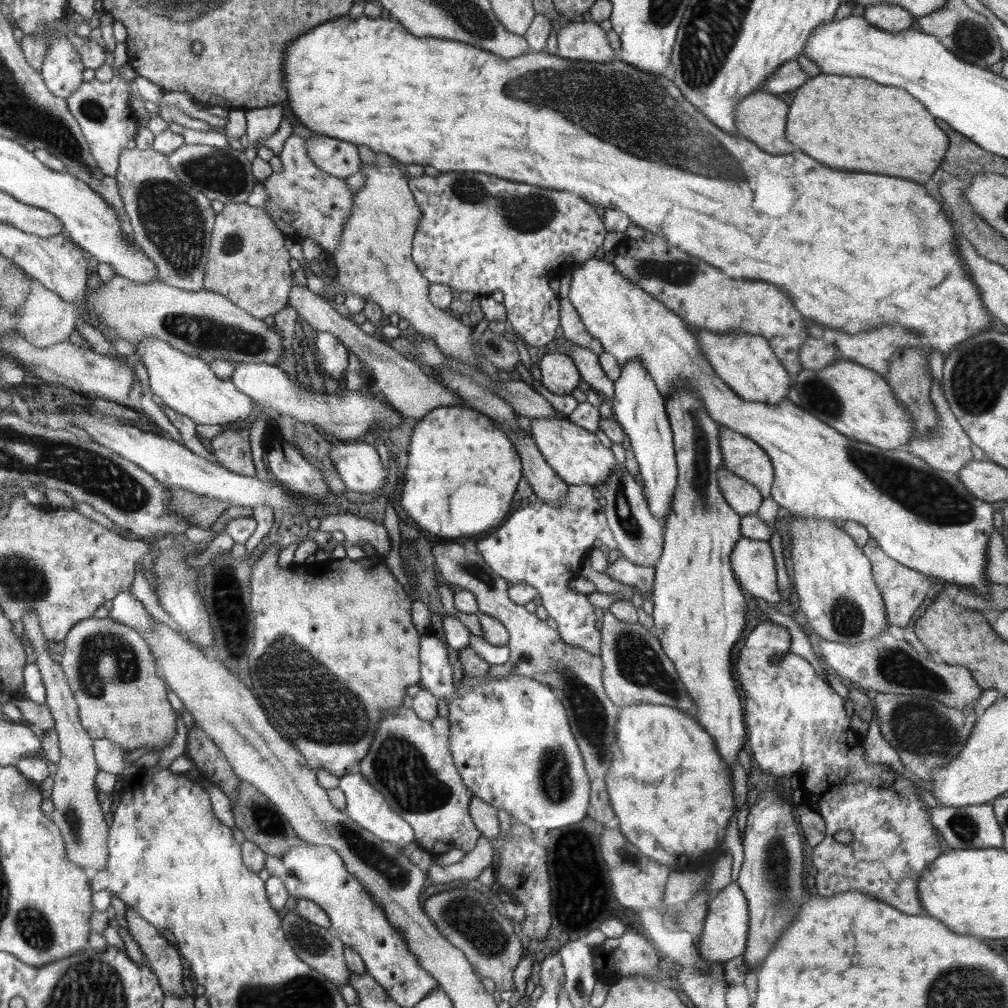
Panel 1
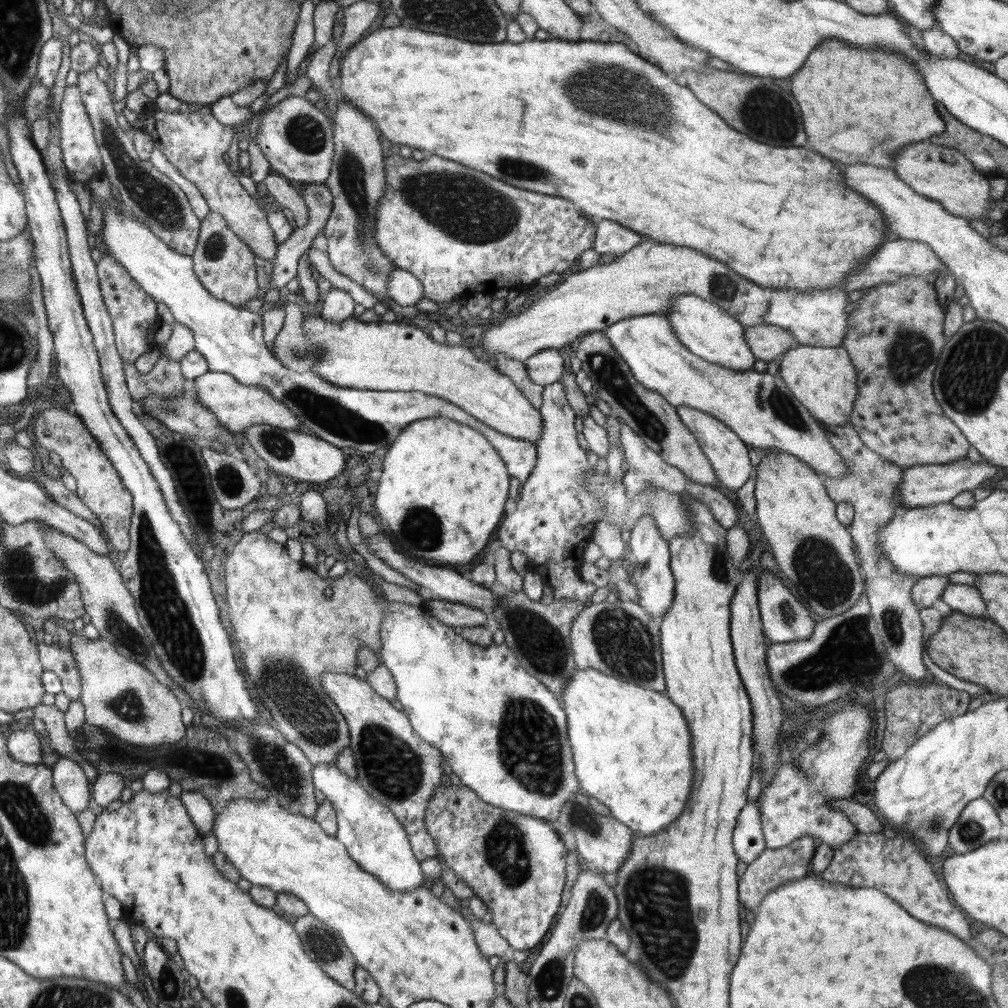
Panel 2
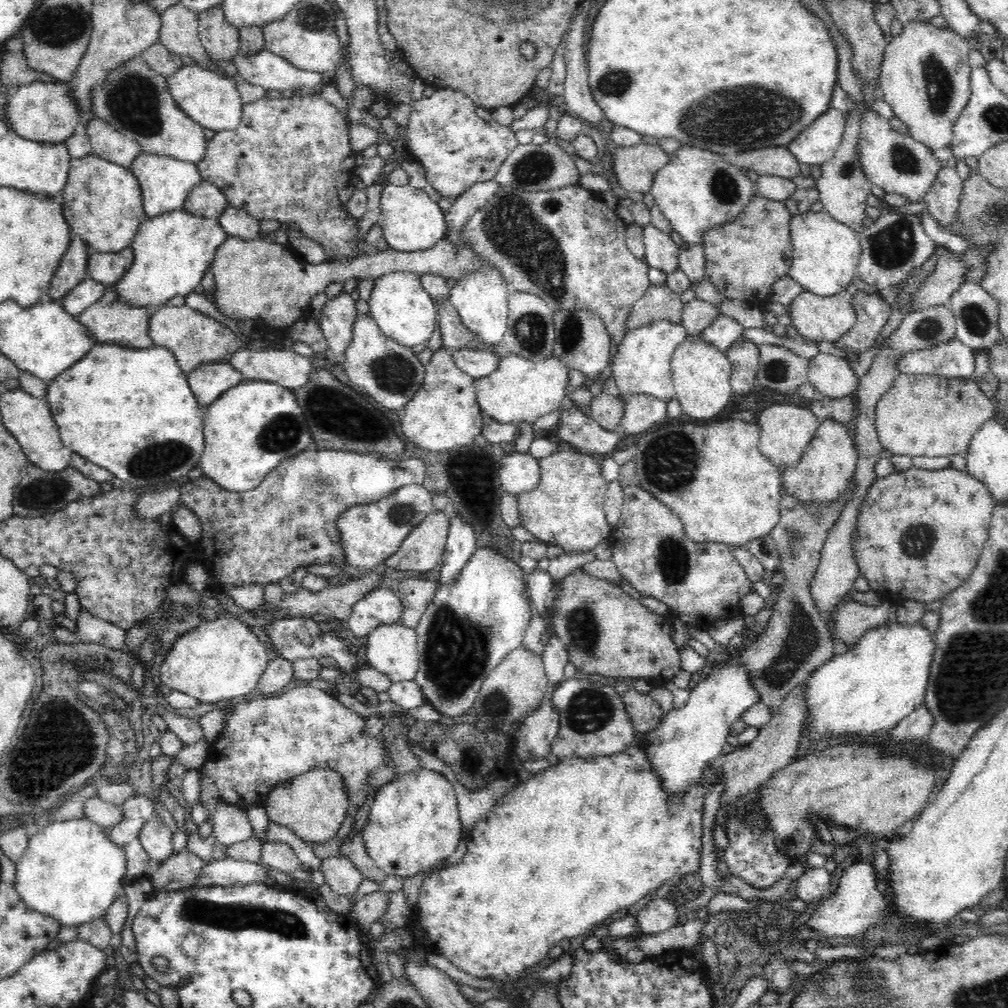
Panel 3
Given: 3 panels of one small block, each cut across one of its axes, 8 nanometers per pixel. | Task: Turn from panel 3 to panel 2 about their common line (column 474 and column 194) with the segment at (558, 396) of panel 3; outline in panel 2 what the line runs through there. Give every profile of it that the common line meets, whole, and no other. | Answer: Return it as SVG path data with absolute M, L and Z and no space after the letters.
M206 372L198 379L191 380L192 388L198 391L198 399L209 408L218 419L218 423L230 433L242 436L248 427L258 424L274 426L284 430L303 431L300 419L282 401L272 397L266 389L246 387L230 374Z

